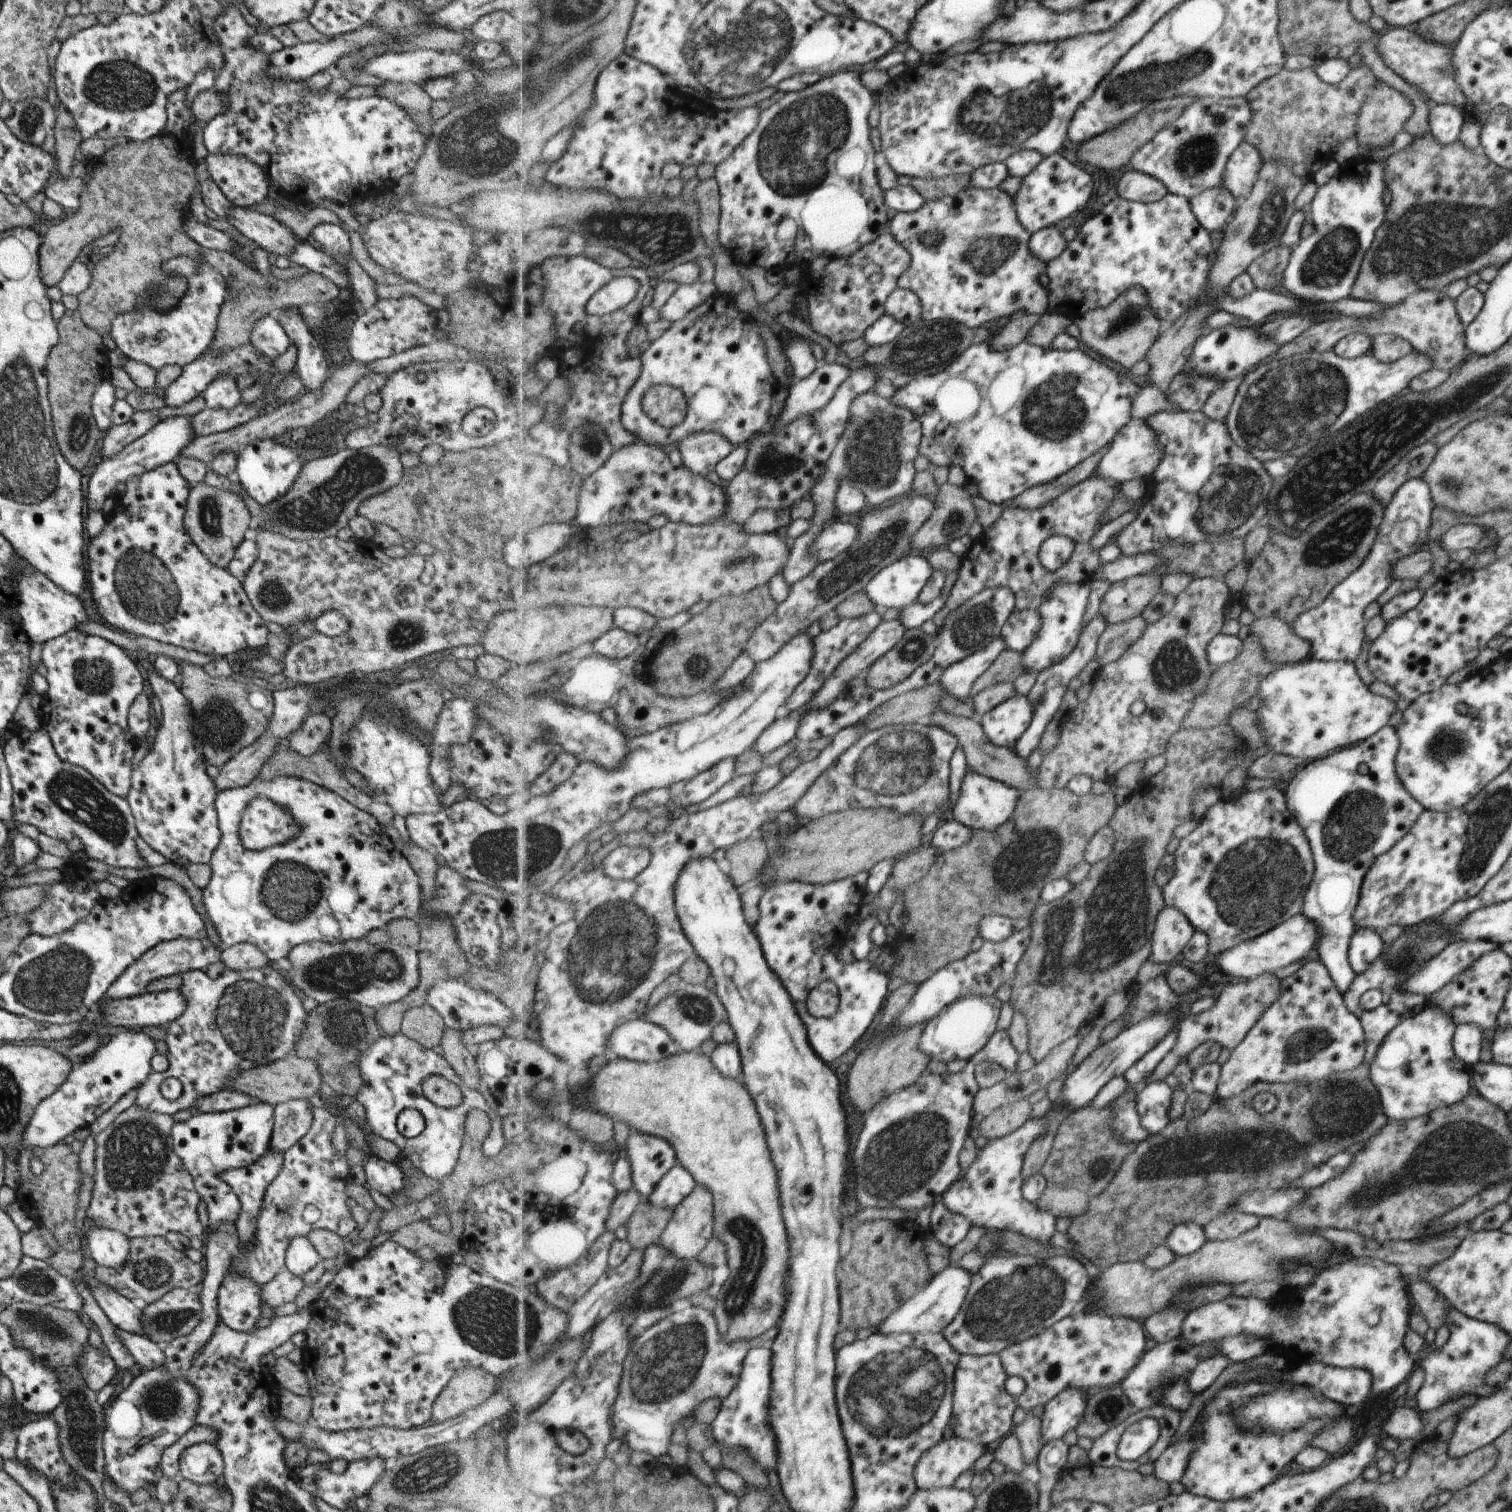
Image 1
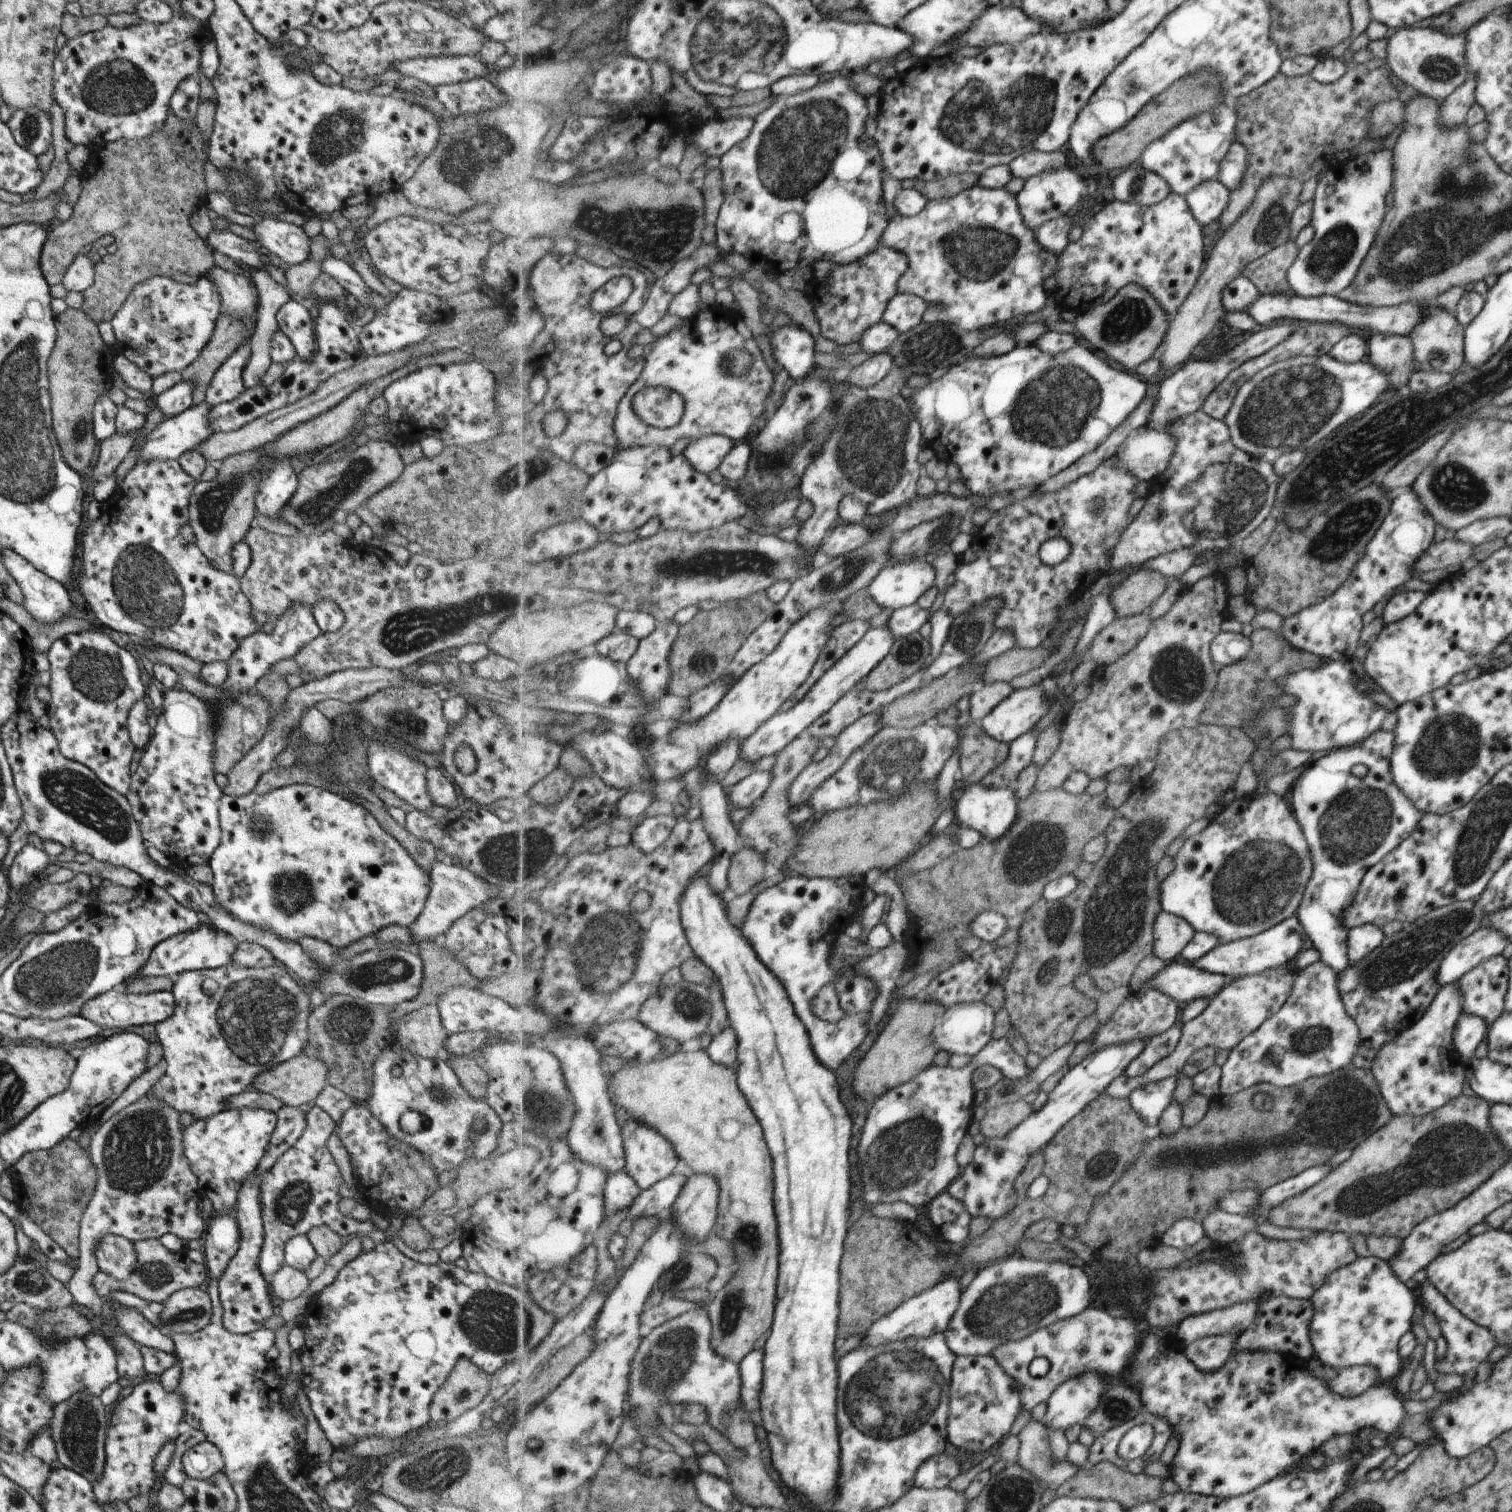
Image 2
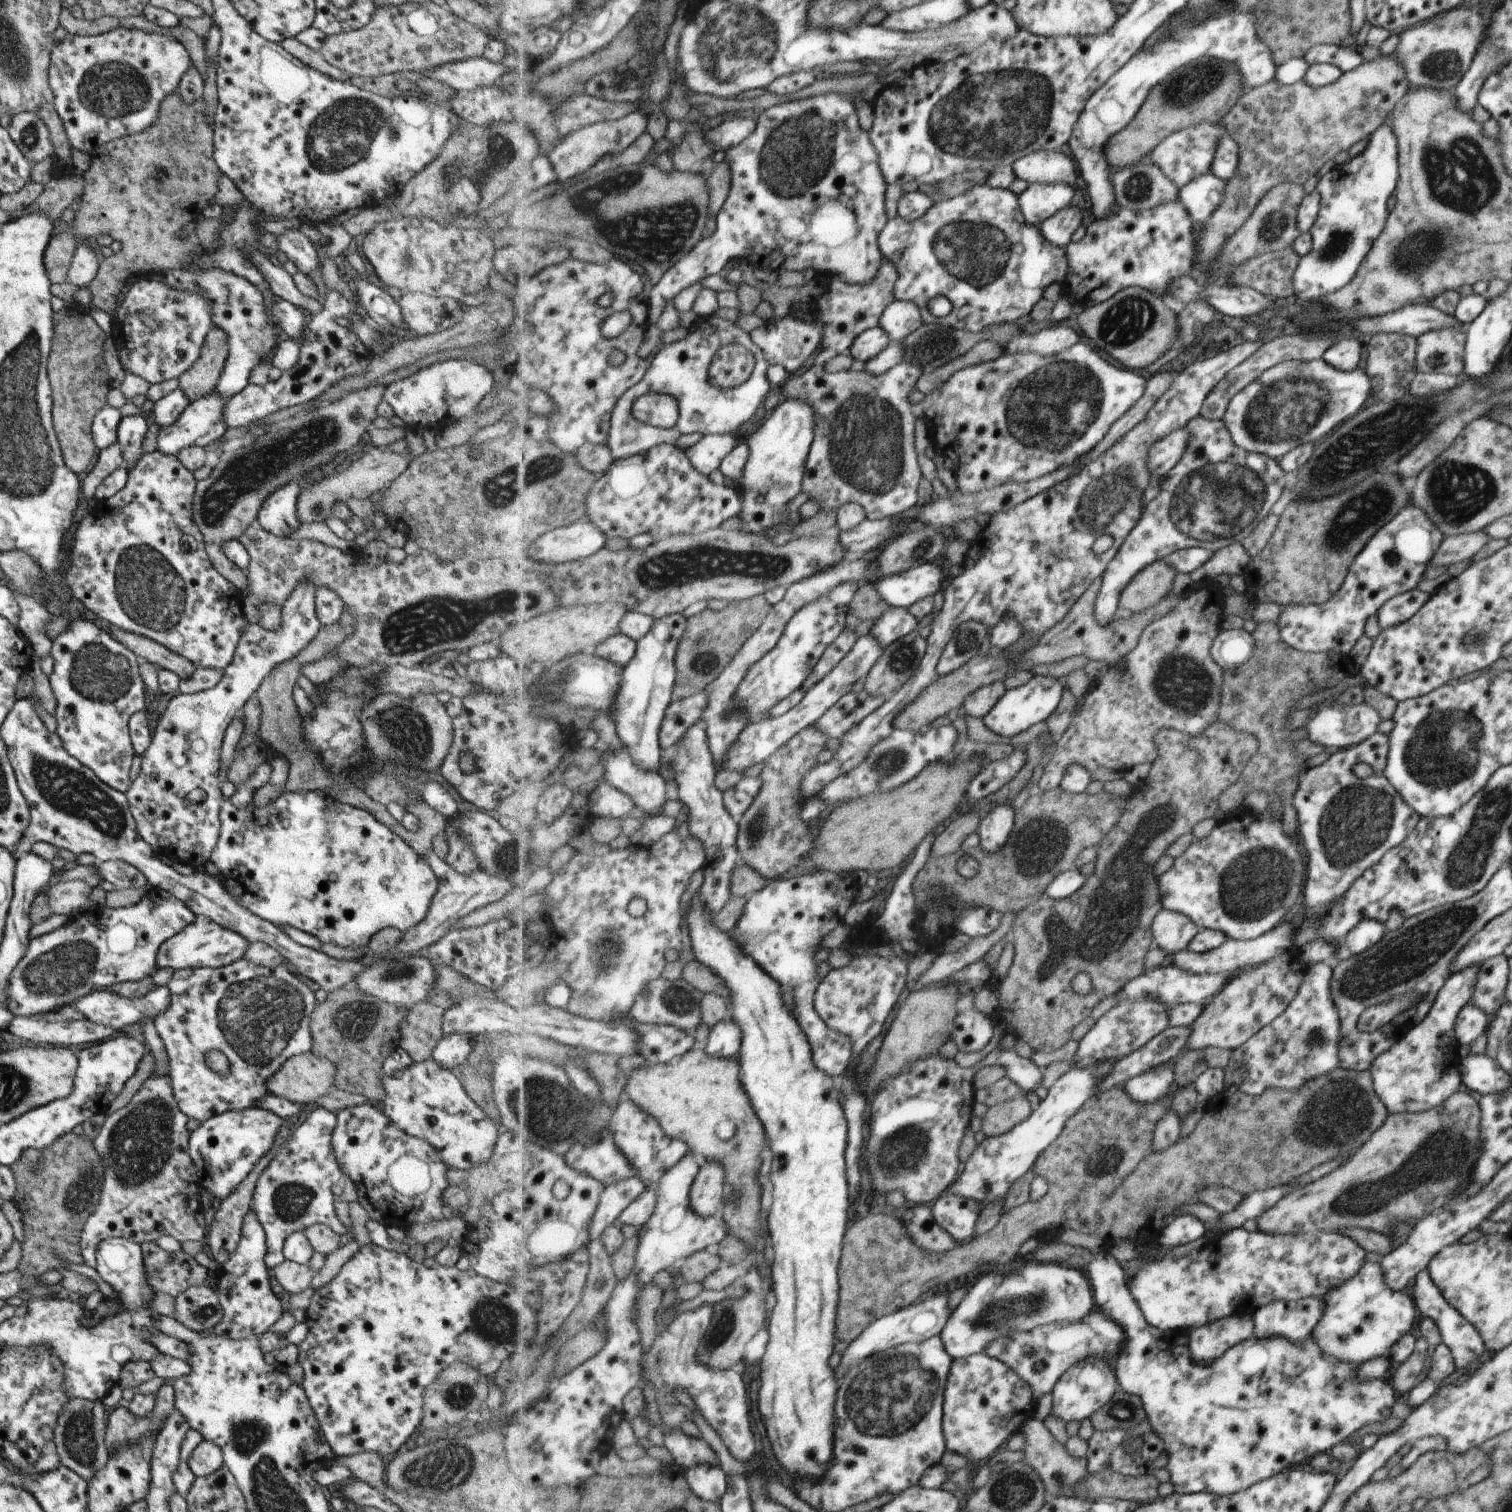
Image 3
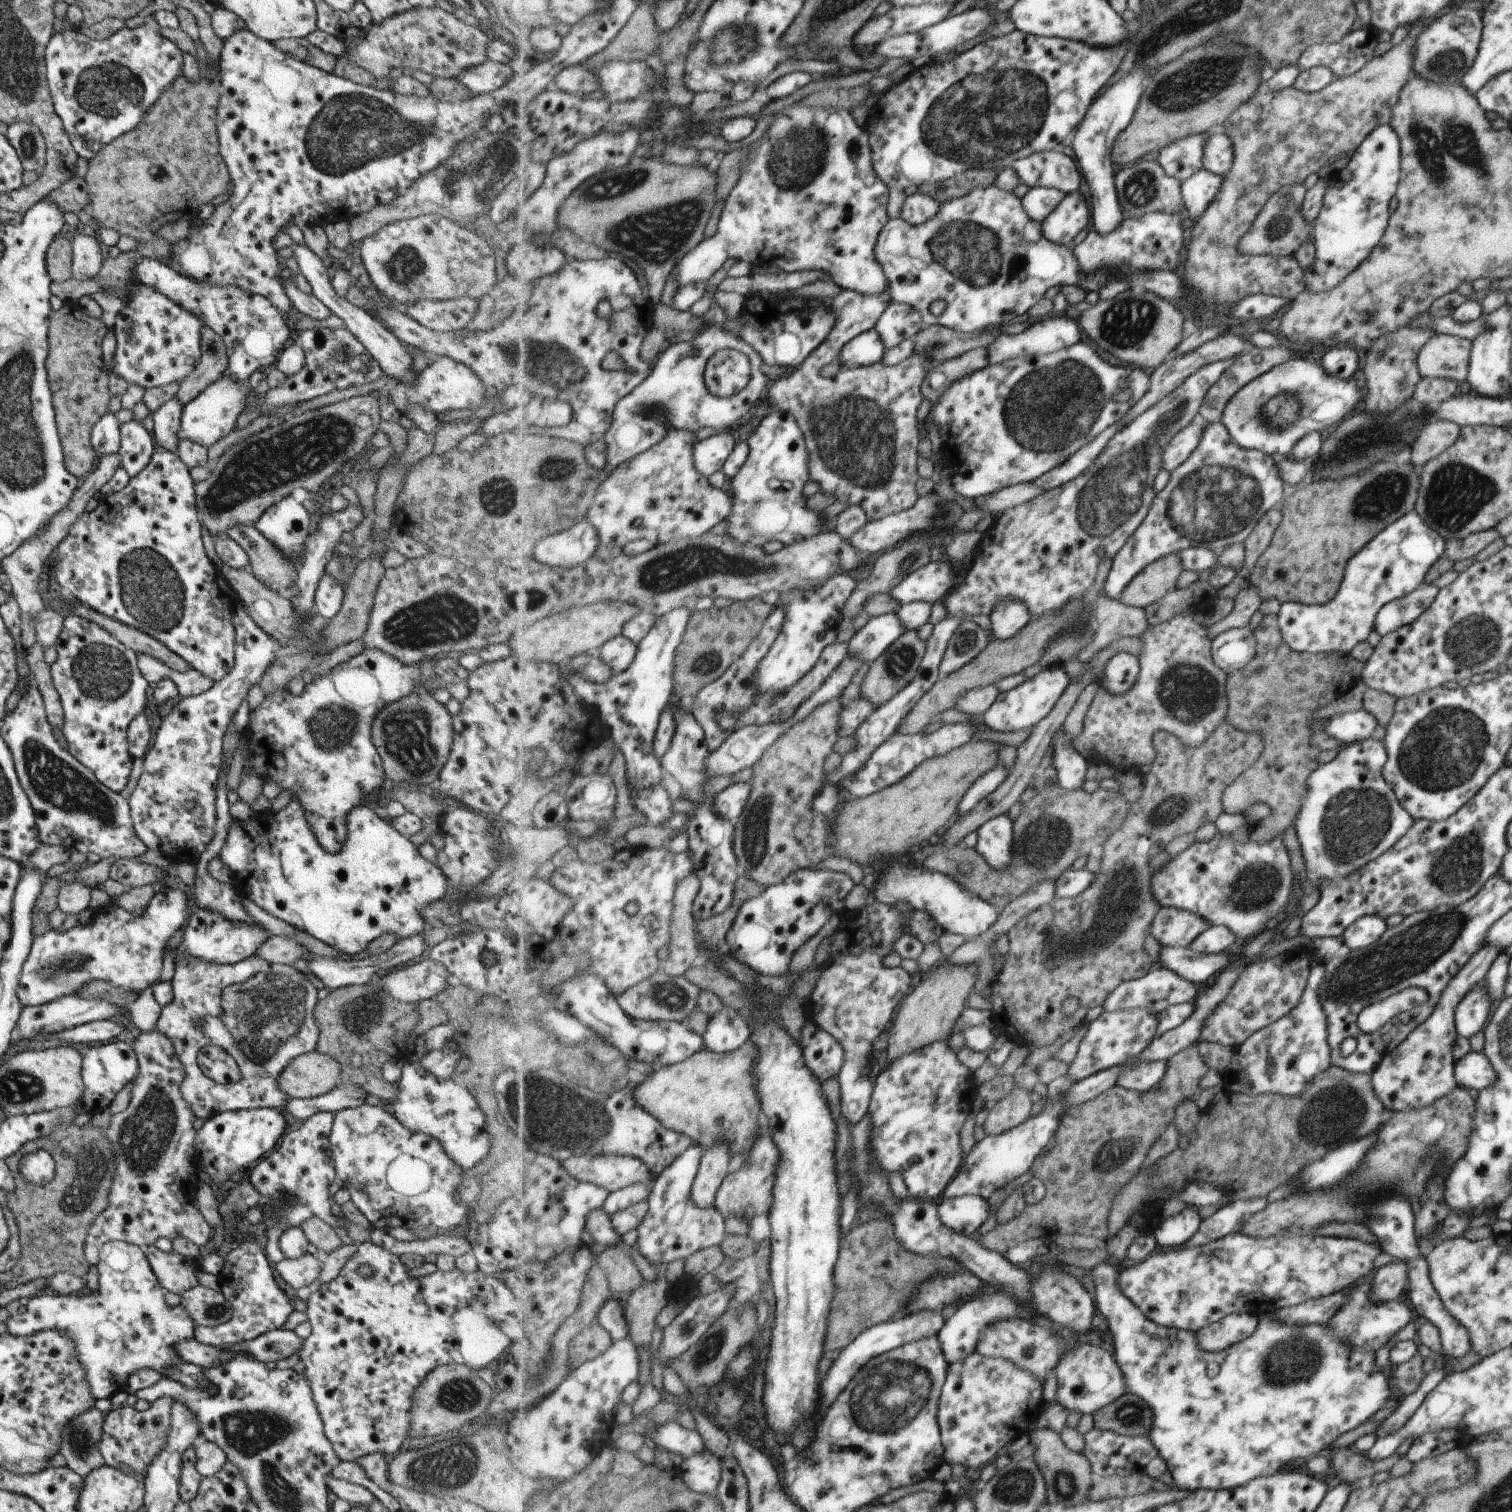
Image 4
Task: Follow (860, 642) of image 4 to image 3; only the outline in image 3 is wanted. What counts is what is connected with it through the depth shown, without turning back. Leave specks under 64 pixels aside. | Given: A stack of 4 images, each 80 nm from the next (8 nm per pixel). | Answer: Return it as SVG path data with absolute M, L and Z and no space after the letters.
M891 608L874 622L869 634L878 637L883 647L888 647L911 634L921 624L910 610Z

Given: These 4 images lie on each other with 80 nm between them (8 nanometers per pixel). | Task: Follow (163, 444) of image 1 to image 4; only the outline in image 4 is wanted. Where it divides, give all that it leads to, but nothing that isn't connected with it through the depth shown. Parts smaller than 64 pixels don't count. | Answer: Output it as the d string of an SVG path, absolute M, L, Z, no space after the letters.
M226 374L215 379L195 398L192 398L187 404L182 406L180 425L177 433L178 440L176 442L179 442L181 439L189 439L205 448L217 442L235 426L235 420L237 420L237 416L244 410L246 397L252 388L253 380L234 383L234 380L227 377Z

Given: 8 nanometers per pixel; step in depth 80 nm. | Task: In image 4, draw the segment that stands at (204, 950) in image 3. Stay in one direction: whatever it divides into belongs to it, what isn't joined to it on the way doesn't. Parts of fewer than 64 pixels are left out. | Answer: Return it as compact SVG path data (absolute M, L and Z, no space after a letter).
M196 907L187 922L183 938L179 946L171 953L174 960L181 955L187 955L206 963L229 964L249 958L256 954L256 950L267 940L271 933L257 923L244 923L224 919L222 914L214 910Z

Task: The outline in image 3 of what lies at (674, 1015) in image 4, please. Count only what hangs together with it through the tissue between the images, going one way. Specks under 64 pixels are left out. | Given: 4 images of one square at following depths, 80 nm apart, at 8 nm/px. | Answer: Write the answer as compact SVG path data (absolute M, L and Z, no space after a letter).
M659 977L656 981L647 983L646 987L636 994L630 1006L629 1015L645 1024L673 1025L689 1032L696 1032L698 1026L703 1022L700 1007L703 995L681 977L673 979Z

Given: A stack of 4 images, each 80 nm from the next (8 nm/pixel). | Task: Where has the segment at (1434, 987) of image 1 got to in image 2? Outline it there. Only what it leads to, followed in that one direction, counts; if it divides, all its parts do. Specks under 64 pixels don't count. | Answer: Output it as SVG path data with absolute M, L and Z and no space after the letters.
M1479 926L1469 936L1455 943L1444 956L1436 970L1436 983L1439 988L1455 983L1460 976L1469 972L1481 961L1501 955L1506 943L1506 936L1499 929Z

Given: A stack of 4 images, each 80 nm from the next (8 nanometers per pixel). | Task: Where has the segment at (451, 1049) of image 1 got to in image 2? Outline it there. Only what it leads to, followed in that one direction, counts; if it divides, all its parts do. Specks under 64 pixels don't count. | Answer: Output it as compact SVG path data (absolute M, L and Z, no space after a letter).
M449 1053L446 1063L470 1097L486 1100L488 1076L480 1062L474 1061L470 1055L456 1057Z

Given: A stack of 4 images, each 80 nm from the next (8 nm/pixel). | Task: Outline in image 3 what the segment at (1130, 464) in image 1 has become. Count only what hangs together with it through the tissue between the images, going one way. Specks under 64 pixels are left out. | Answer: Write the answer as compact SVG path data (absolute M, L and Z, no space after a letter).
M1179 429L1155 443L1148 459L1152 475L1166 477L1181 462L1189 439L1188 430Z

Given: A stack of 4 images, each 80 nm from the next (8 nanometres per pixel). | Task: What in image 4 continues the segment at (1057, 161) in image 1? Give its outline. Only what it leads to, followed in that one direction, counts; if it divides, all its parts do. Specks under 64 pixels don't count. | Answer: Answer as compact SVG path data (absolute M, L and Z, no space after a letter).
M1032 187L1022 198L1024 209L1034 221L1043 222L1063 202L1065 193L1059 189Z

